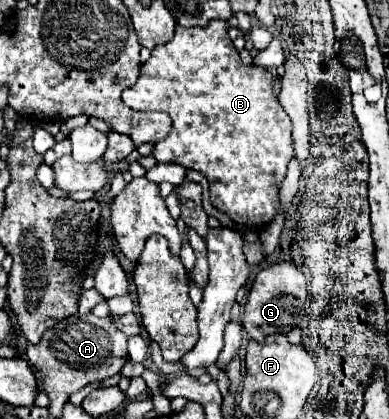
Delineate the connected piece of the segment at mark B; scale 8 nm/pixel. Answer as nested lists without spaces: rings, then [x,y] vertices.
[[[210,21],[210,25],[206,25],[206,27],[192,27],[192,29],[186,29],[186,27],[178,25],[172,41],[168,41],[166,45],[156,45],[152,49],[152,57],[142,65],[140,77],[138,77],[136,85],[122,93],[122,101],[130,109],[134,109],[134,111],[164,111],[164,113],[168,113],[172,117],[172,131],[170,131],[170,135],[166,139],[162,139],[158,145],[154,145],[154,153],[152,155],[156,157],[158,163],[178,163],[178,165],[182,165],[186,169],[200,171],[208,179],[208,183],[210,183],[210,193],[212,193],[210,201],[212,201],[212,205],[218,211],[226,213],[234,223],[242,223],[242,225],[248,225],[248,227],[264,227],[264,225],[268,225],[274,219],[274,215],[278,211],[278,205],[280,205],[280,201],[278,201],[278,187],[280,187],[280,183],[286,177],[288,161],[294,157],[292,123],[290,123],[288,113],[282,109],[282,105],[278,103],[278,99],[272,93],[272,85],[274,85],[272,73],[268,69],[264,69],[264,67],[244,65],[240,61],[238,49],[234,47],[232,39],[228,37],[228,27],[230,25],[226,21]]]

